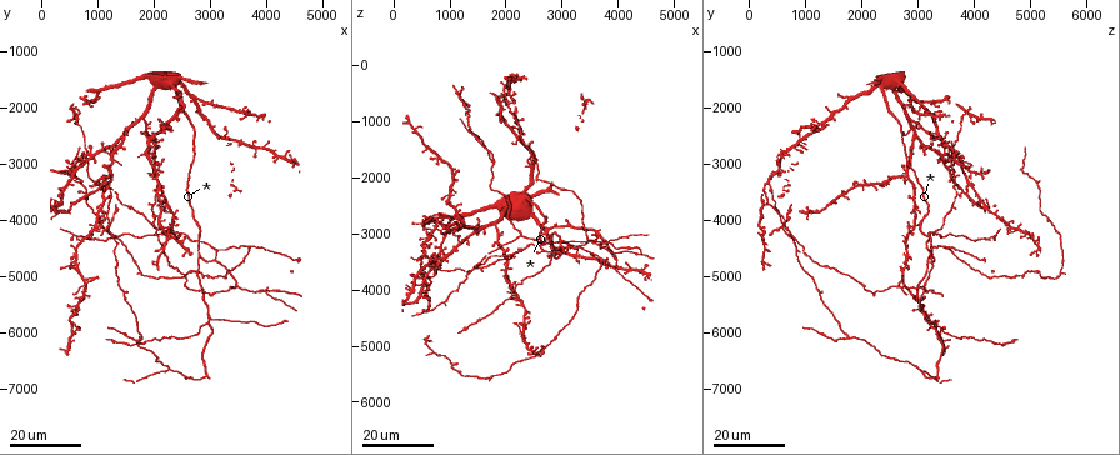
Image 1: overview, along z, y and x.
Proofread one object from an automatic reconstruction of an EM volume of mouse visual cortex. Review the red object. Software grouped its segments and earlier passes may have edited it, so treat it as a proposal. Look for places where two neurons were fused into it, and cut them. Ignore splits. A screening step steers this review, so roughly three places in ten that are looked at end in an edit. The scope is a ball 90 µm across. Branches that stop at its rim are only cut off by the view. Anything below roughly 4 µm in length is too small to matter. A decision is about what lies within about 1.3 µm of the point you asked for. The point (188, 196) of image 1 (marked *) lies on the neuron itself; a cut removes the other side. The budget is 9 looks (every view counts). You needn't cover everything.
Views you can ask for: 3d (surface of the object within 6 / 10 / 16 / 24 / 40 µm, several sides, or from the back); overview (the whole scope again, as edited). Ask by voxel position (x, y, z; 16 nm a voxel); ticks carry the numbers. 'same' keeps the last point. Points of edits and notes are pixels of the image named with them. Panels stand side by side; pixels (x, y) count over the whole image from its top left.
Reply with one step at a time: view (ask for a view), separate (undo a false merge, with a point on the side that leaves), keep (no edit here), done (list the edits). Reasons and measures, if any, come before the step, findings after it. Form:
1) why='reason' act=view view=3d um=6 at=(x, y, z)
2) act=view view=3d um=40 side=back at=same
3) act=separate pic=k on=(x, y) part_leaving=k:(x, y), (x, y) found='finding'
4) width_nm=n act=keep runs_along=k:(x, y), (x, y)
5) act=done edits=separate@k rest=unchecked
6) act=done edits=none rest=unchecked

why='thin arm on a thick one' act=view view=3d um=24 at=(2700, 1900, 3000)

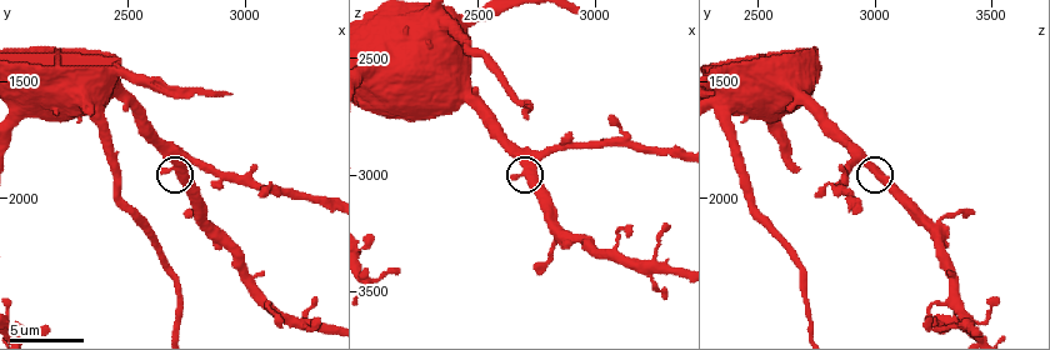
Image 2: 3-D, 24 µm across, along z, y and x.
why='closer look' act=view view=3d um=10 at=(2740, 1840, 2970)

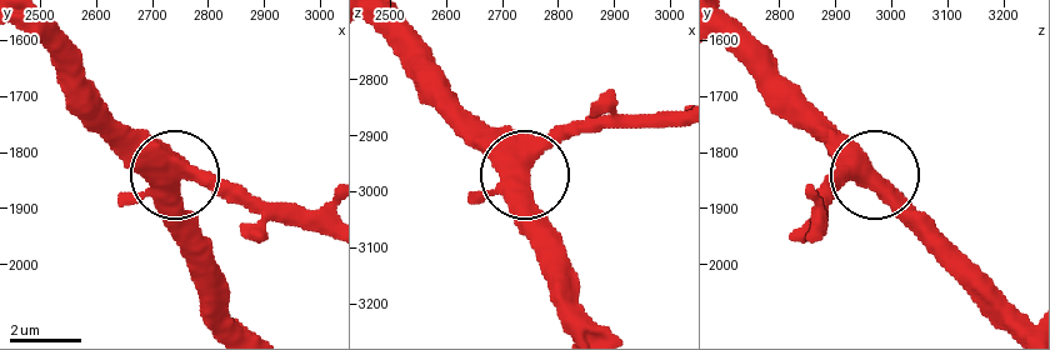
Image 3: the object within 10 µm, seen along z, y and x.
arms=3 act=keep found='one neuron here'

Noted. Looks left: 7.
why='four-way junction' act=view view=3d um=24 at=(1450, 2550, 2950)

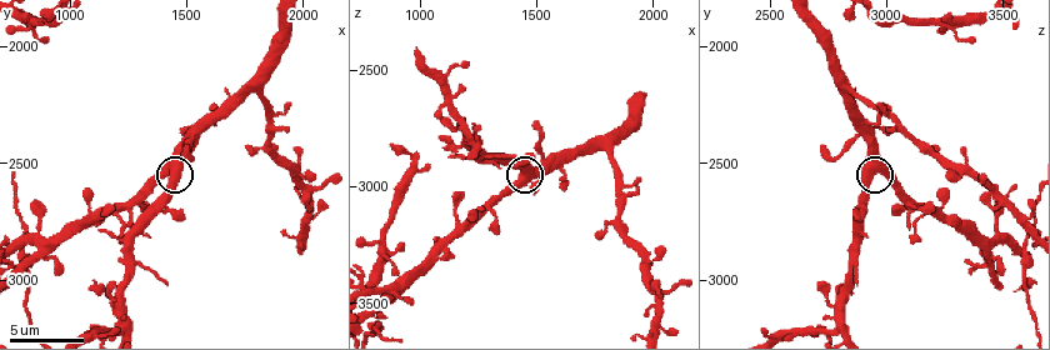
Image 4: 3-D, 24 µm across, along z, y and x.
act=view view=3d um=6 at=same

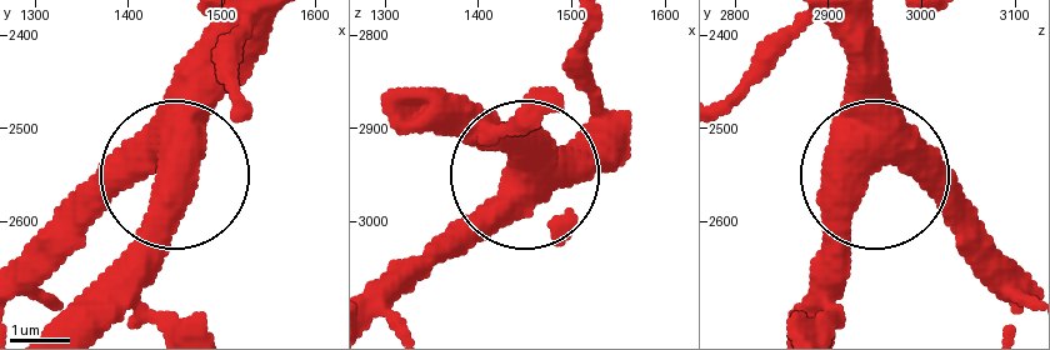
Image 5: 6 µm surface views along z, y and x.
act=view view=3d um=6 side=back at=(1440, 2535, 2960)

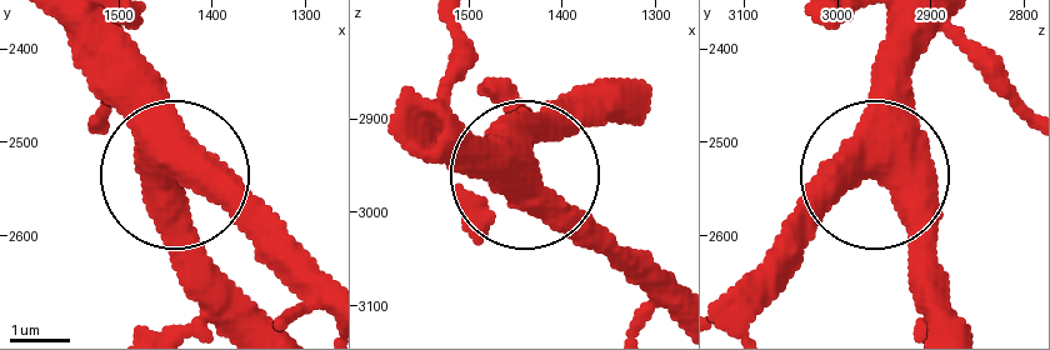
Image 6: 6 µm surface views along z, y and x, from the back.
side_arm_um=42 act=keep runs_along=6:(66, 31), (146, 151), (261, 251) found='all the same neuron'

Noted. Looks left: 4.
why='looks like a crossing' act=view view=3d um=24 at=(2300, 4250, 3300)

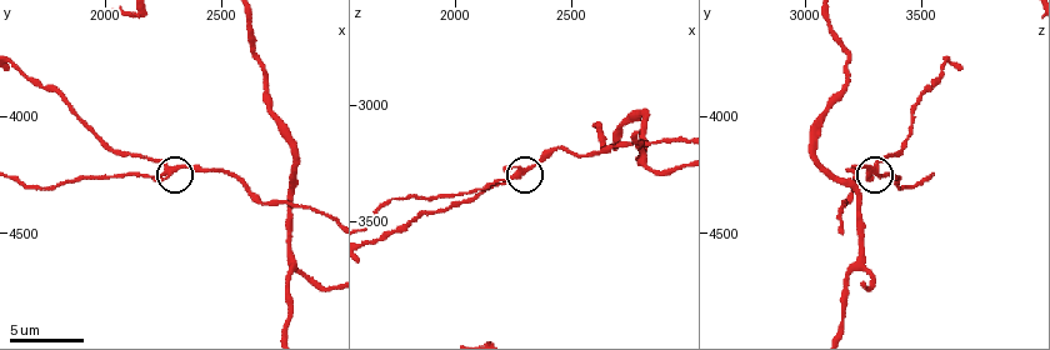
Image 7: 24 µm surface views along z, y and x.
act=view view=3d um=6 at=(2260, 4220, 3310)

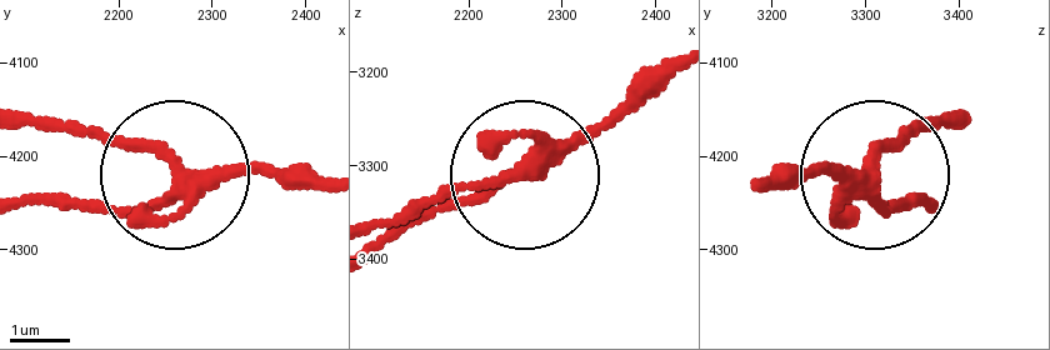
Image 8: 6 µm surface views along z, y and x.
arms=4 act=keep runs_along=8:(755, 191), (860, 176), (929, 121) found='all the same neuron'

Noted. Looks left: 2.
why='three arms meet' act=view view=3d um=16 at=(3750, 4500, 3450)

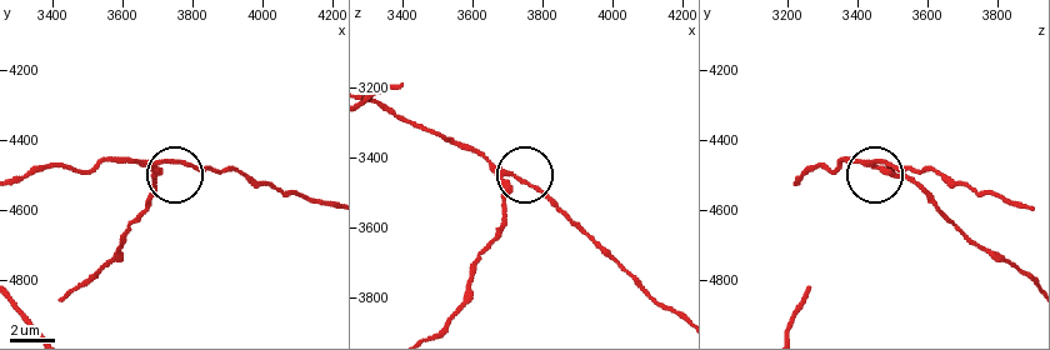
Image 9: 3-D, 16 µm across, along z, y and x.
act=view view=3d um=6 at=(3710, 4490, 3480)

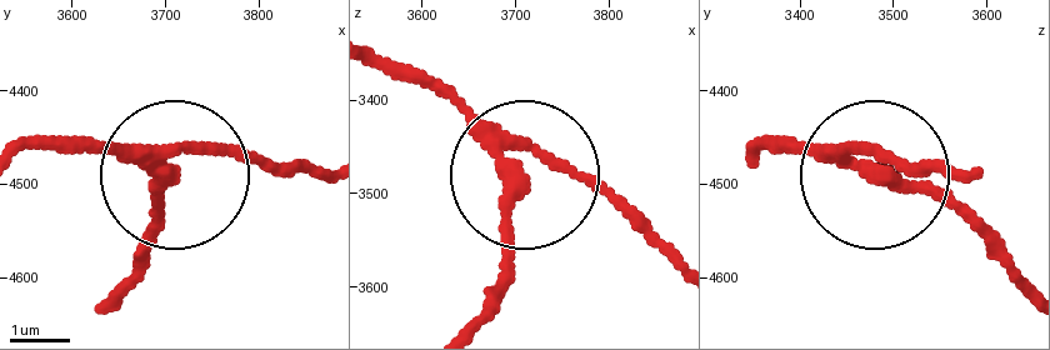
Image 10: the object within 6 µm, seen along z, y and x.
arms=3 act=keep runs_along=10:(755, 154), (950, 164) found='one neuron here'

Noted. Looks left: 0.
act=done edits=none rest=unchecked

